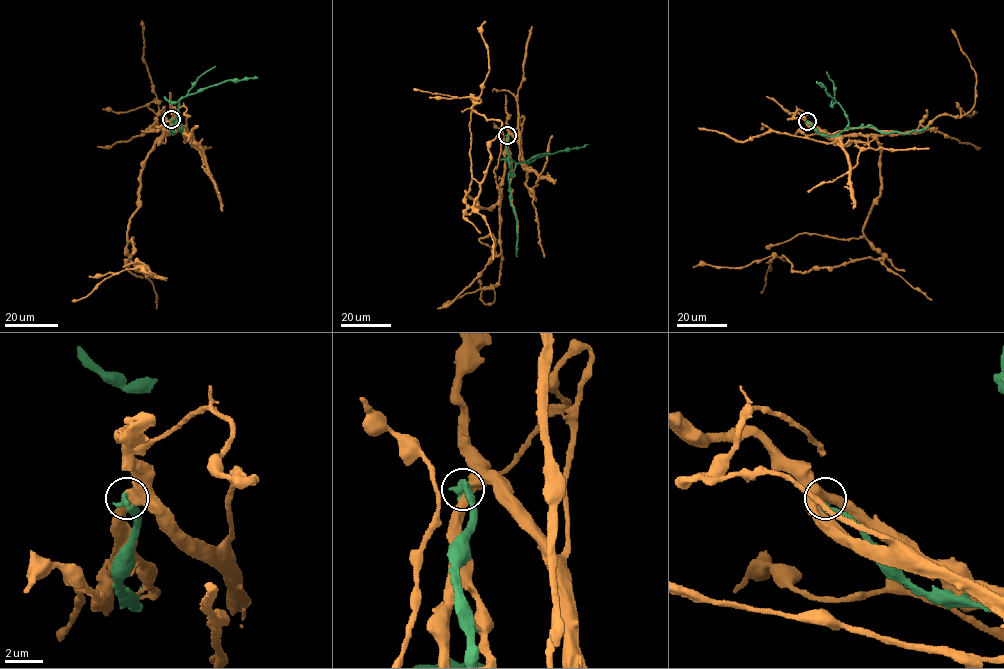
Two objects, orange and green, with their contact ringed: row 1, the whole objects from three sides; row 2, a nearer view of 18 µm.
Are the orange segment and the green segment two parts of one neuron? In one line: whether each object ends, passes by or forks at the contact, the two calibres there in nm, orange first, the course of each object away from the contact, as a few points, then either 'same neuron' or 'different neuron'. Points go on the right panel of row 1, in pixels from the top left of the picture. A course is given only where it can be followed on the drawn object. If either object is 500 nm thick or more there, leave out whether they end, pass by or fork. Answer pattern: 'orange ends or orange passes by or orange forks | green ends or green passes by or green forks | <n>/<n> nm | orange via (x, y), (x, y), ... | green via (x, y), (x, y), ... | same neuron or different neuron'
orange passes by | green ends | 480/480 nm | orange via (807, 121), (877, 141), (880, 195), (863, 229), (886, 256), (802, 272), (784, 257), (692, 267) | green via (807, 121), (827, 135), (836, 135), (848, 125), (840, 105), (823, 85), (816, 82) | different neuron

